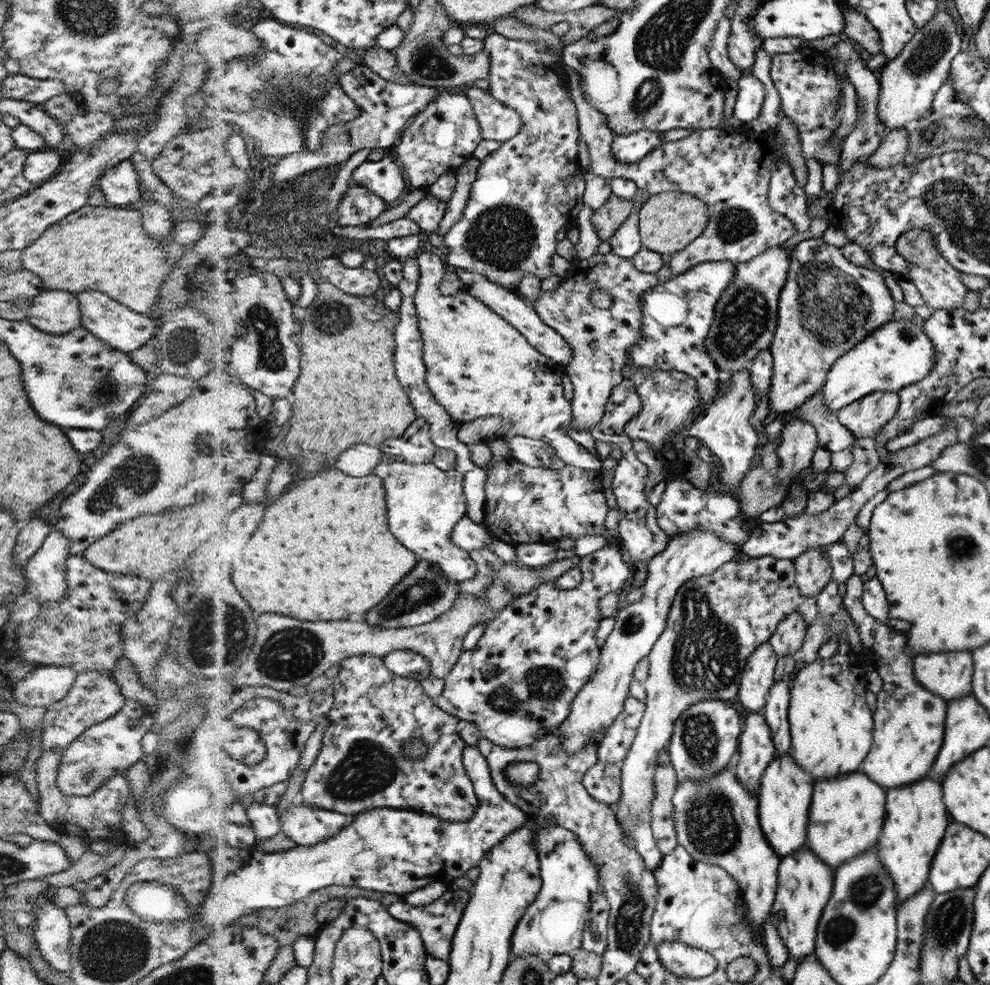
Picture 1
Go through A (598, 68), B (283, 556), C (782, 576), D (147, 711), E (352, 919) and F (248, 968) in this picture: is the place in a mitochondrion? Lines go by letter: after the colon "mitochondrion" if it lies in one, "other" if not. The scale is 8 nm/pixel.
A: other
B: other
C: other
D: other
E: other
F: other

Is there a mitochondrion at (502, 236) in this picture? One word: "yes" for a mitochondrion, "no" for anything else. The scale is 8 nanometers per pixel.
yes

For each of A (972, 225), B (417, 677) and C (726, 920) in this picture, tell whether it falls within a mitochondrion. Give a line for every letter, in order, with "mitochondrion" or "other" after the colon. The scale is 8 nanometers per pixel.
A: mitochondrion
B: other
C: mitochondrion

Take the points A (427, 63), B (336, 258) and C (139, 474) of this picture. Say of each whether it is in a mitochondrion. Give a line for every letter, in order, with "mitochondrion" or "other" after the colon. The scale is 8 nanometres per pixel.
A: mitochondrion
B: other
C: mitochondrion

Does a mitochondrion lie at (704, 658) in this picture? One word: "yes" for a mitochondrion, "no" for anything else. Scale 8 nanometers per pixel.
yes

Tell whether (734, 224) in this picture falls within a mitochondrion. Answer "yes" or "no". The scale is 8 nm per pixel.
yes

